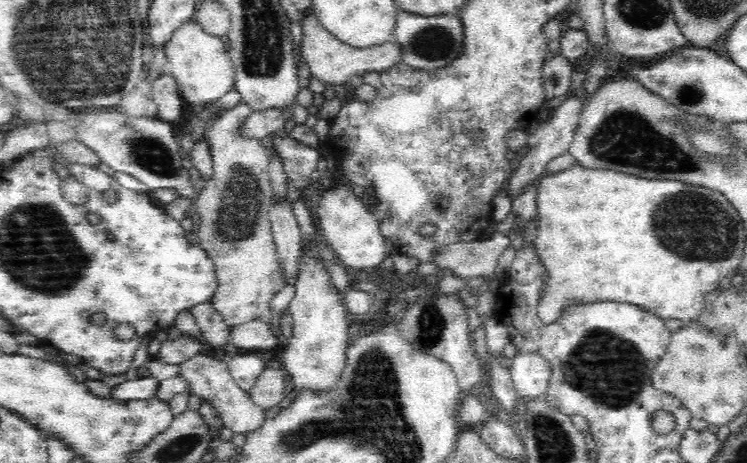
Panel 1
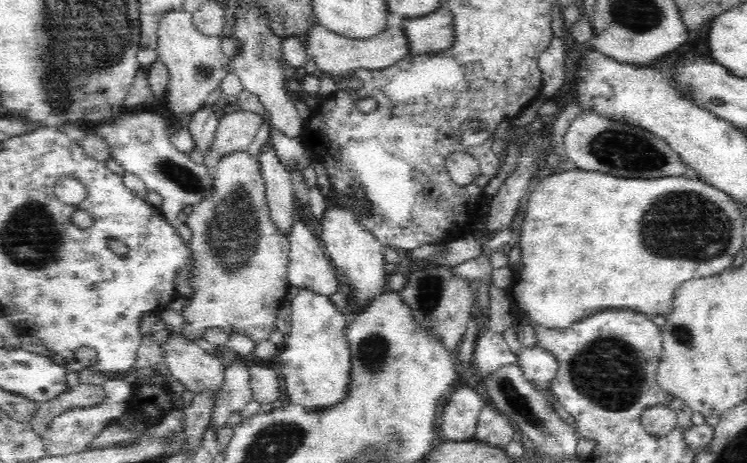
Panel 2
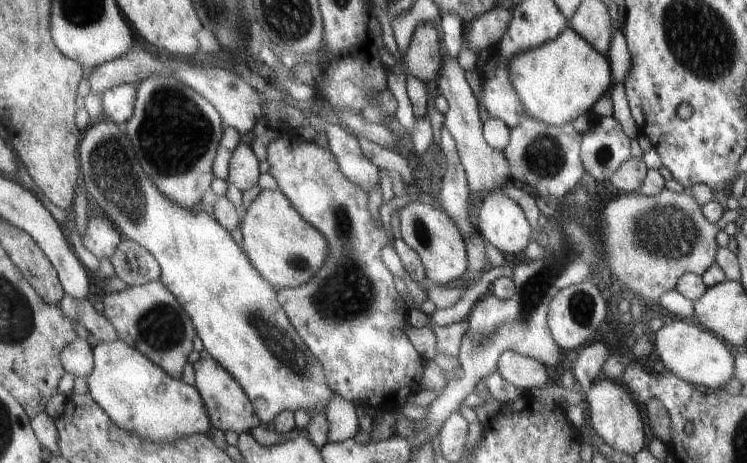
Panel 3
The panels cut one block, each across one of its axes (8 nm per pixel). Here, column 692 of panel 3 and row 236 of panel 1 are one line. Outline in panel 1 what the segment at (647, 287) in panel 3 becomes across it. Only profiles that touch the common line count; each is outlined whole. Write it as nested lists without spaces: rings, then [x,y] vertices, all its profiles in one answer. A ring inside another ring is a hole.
[[[242,101],[234,108],[220,113],[210,128],[204,131],[202,138],[209,145],[213,175],[196,201],[196,210],[201,218],[201,228],[197,230],[199,246],[208,253],[218,277],[218,288],[210,300],[211,305],[228,326],[234,327],[248,320],[268,322],[272,318],[270,300],[286,288],[284,273],[280,271],[278,265],[278,251],[269,219],[273,192],[270,173],[274,165],[274,160],[271,159],[272,150],[268,141],[245,136],[241,132],[241,128],[252,113],[250,106]]]

